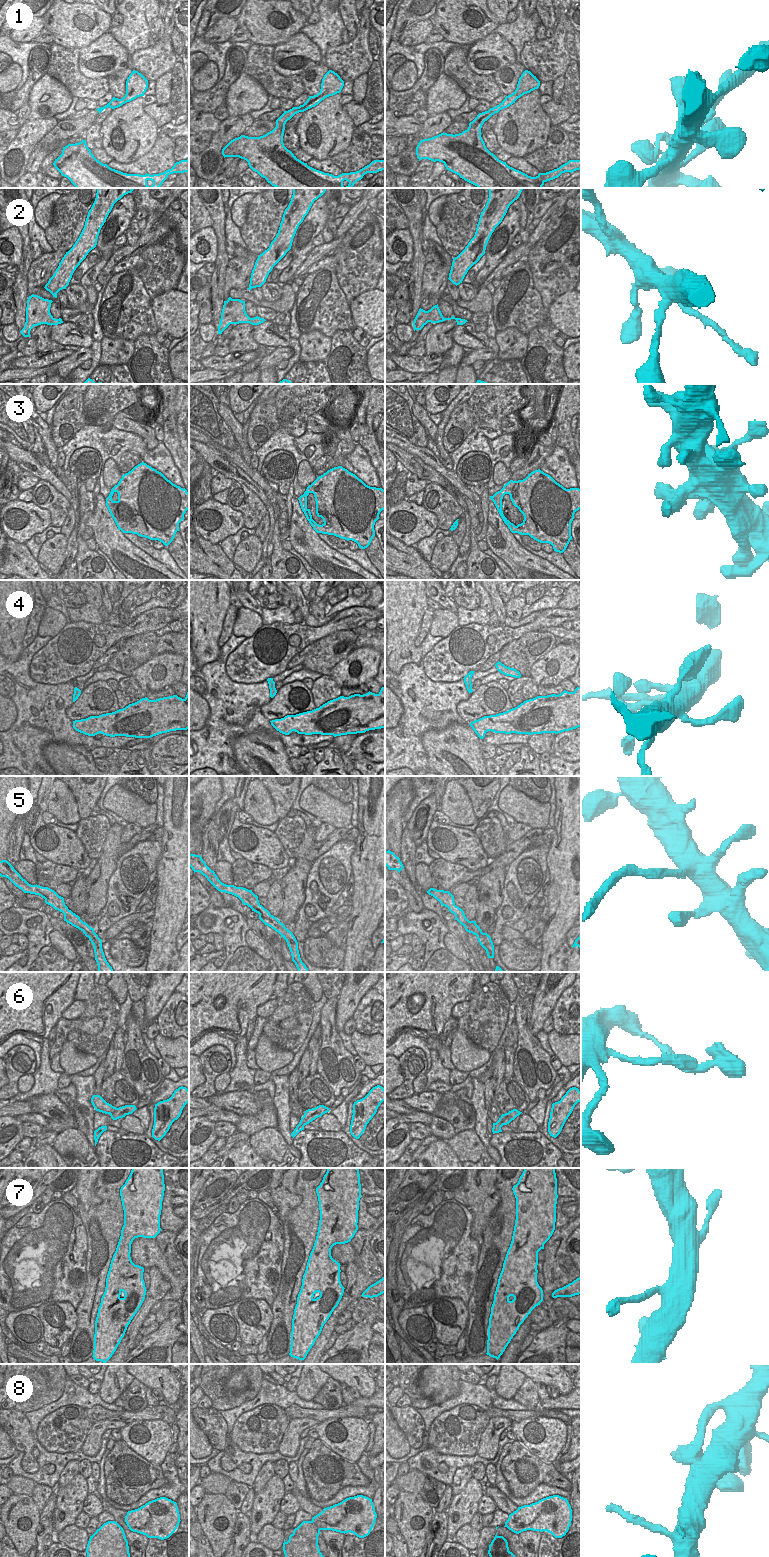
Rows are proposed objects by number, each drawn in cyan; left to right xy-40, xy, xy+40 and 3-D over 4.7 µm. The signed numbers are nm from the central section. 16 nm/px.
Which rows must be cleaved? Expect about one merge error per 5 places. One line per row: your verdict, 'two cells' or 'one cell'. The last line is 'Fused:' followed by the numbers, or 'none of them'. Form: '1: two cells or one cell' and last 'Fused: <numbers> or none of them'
1: one cell
2: one cell
3: one cell
4: one cell
5: two cells
6: one cell
7: one cell
8: one cell
Fused: 5

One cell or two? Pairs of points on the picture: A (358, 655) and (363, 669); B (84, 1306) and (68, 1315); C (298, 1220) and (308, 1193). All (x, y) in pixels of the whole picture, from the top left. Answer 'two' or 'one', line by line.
A: one
B: two
C: one

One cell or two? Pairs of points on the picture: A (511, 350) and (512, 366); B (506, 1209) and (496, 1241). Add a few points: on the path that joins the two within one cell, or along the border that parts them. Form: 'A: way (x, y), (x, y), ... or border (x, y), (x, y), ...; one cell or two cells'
A: border (497, 357), (500, 359), (519, 360); two cells
B: way (507, 1217), (507, 1230), (504, 1233); one cell

